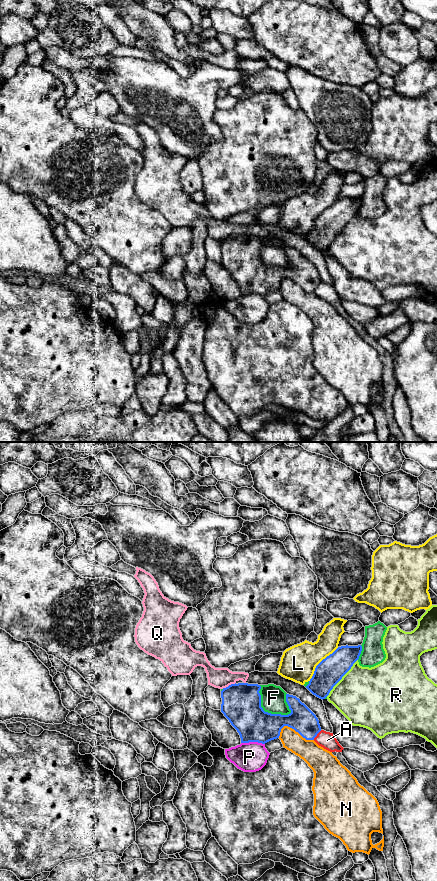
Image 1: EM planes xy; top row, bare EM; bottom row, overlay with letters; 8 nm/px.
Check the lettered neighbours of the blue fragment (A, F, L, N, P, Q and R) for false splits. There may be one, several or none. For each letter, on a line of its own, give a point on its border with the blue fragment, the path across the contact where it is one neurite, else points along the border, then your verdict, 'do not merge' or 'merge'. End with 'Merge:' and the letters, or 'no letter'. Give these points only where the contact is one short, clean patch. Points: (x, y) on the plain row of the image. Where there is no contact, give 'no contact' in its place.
A: meets blue in xy at (316, 287); do not merge
F: meets blue in xy at (264, 263); do not merge
L: meets blue in xy at (319, 215); do not merge
N: meets blue in xy at (294, 281); do not merge
P: meets blue in xy at (253, 293); do not merge
Q: meets blue in xy at (229, 237); border along xy (235, 234), (222, 240); do not merge
R: meets blue in xy at (341, 230); do not merge
Merge: no letter

